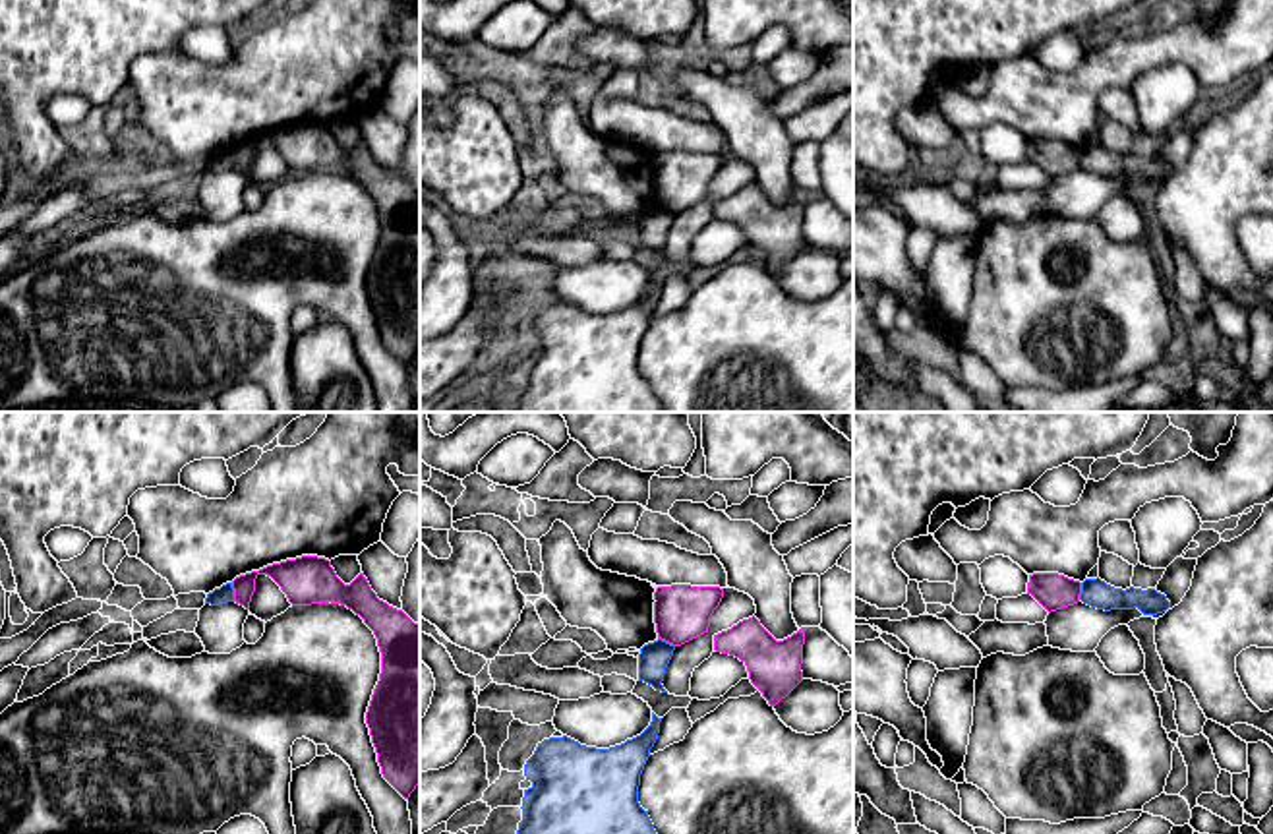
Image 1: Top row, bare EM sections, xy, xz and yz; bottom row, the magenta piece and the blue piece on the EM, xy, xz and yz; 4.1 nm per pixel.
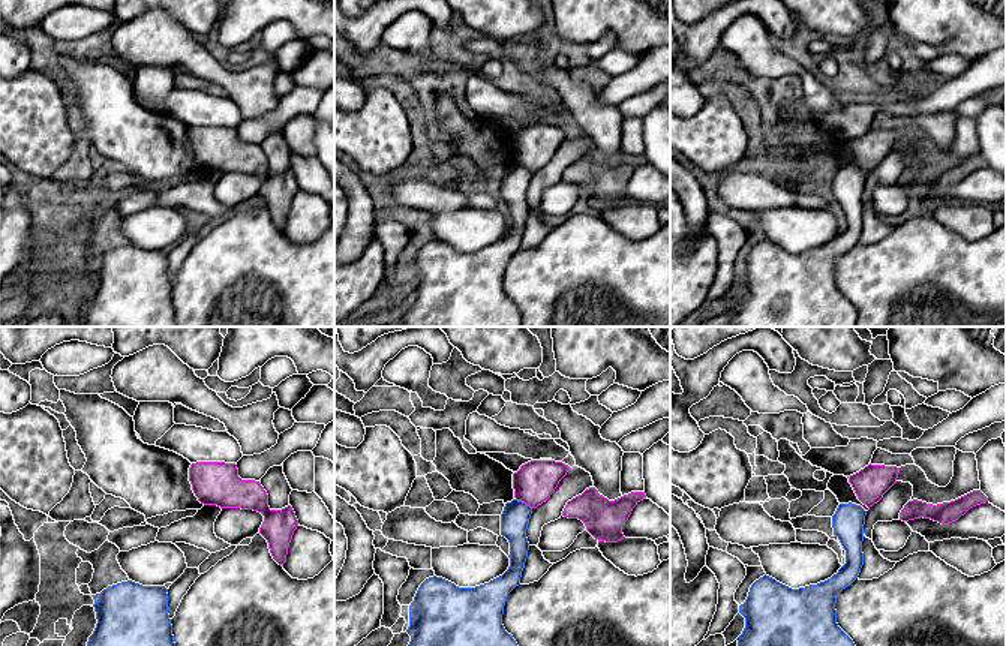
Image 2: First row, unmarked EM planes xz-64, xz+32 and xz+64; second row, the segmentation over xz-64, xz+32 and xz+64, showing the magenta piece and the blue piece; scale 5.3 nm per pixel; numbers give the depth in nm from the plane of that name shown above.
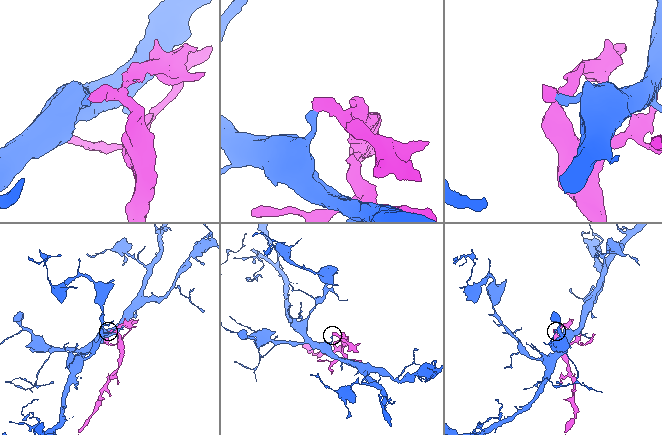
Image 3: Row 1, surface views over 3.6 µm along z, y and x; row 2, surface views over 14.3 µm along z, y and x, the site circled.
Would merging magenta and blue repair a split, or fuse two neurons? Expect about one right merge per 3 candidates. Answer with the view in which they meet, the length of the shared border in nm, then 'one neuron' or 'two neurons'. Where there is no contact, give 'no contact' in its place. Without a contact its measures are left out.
contact in xy; length 80 nm; two neurons

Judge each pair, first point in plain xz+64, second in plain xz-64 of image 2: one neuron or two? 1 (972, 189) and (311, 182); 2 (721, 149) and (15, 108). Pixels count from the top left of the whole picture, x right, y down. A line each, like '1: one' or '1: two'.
1: one
2: one

